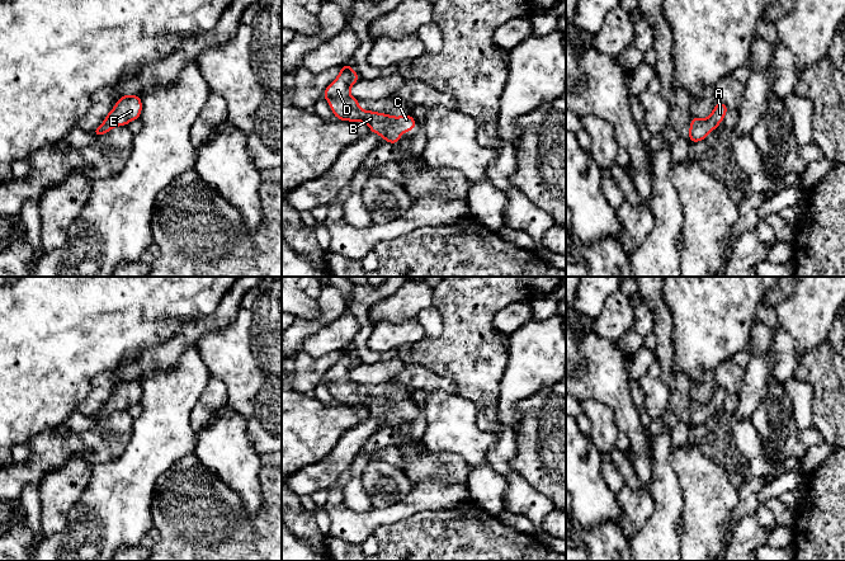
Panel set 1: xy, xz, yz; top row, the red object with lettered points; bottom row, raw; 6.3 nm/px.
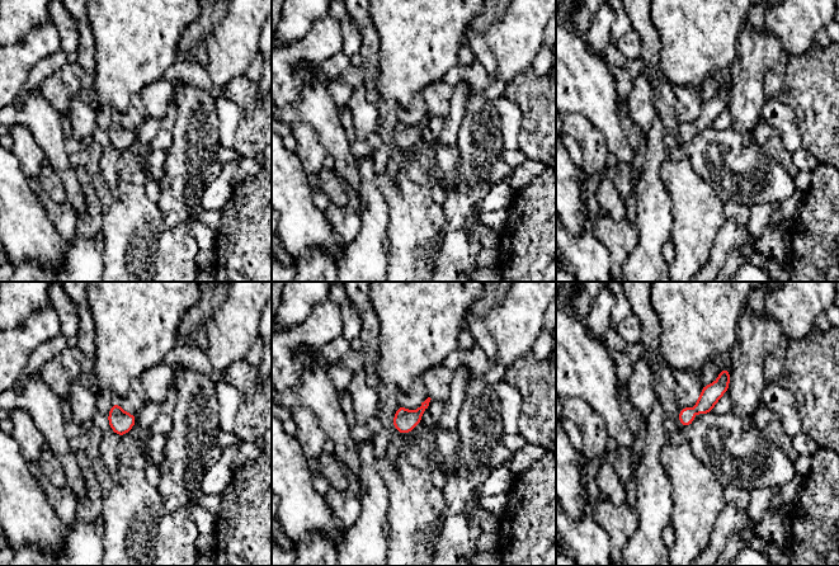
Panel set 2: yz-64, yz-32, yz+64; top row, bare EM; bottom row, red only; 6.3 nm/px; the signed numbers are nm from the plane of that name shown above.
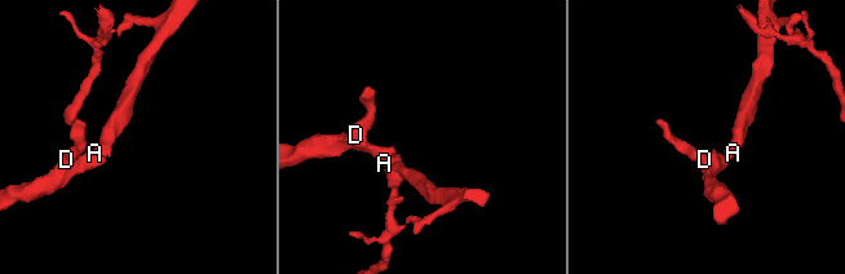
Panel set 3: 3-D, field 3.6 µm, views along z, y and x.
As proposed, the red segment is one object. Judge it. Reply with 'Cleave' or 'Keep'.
Keep

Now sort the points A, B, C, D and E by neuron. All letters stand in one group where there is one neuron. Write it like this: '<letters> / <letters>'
A B C D E

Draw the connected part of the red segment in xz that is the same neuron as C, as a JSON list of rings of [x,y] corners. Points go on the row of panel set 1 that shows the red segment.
[[[349,63],[340,67],[340,75],[324,90],[322,96],[335,114],[336,119],[350,122],[364,122],[369,126],[372,133],[382,136],[383,141],[397,145],[402,138],[401,132],[415,129],[416,119],[410,114],[392,117],[384,113],[362,110],[359,100],[349,93],[350,88],[360,79]]]

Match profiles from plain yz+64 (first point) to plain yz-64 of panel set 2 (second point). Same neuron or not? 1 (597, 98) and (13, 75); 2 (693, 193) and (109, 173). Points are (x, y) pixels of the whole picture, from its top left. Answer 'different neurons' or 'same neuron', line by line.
1: different neurons
2: different neurons

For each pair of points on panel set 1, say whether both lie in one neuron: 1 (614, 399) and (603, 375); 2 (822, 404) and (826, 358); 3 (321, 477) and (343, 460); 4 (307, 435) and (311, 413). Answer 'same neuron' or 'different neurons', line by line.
1: same neuron
2: same neuron
3: same neuron
4: same neuron

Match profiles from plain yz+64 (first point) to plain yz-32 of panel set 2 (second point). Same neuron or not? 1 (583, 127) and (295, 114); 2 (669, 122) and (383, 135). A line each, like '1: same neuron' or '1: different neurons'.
1: different neurons
2: same neuron

